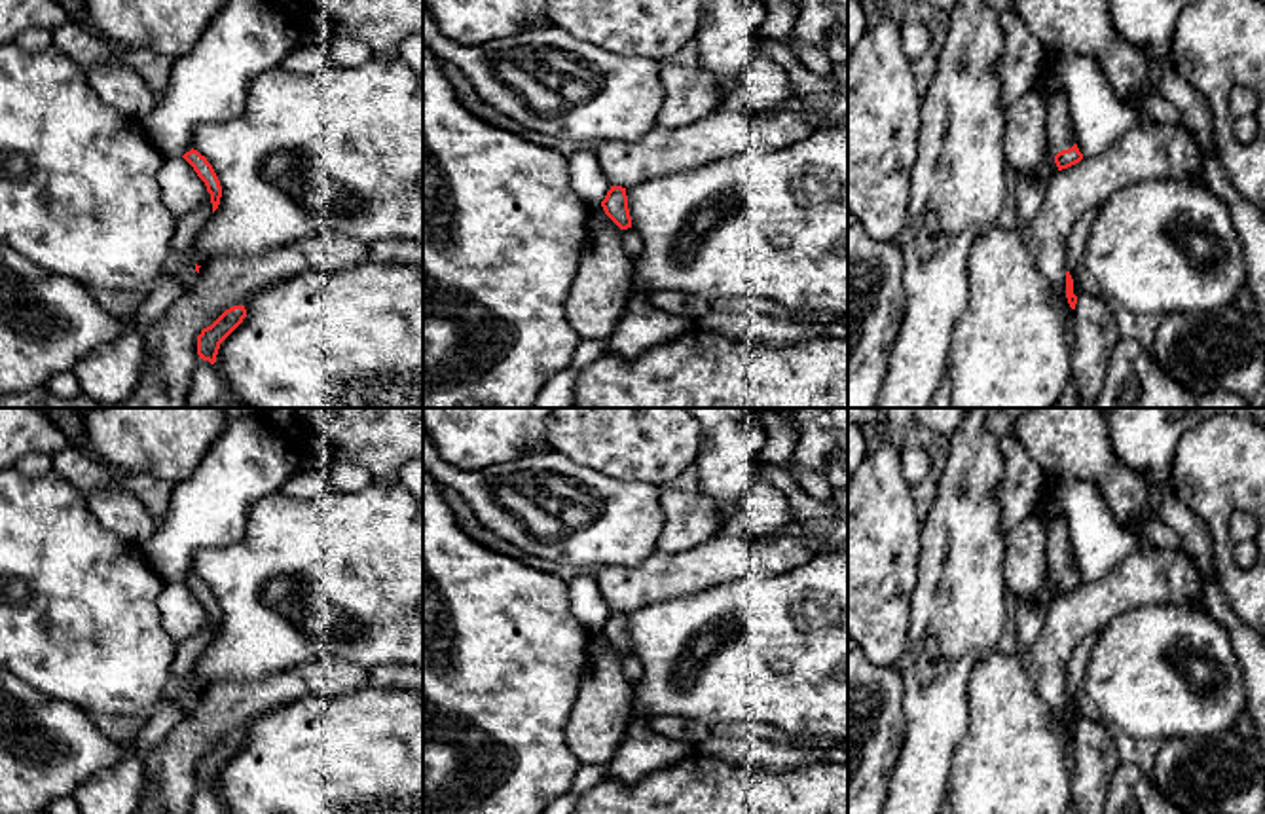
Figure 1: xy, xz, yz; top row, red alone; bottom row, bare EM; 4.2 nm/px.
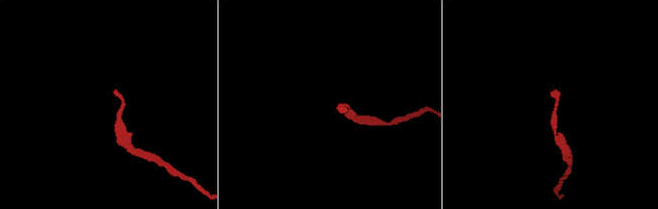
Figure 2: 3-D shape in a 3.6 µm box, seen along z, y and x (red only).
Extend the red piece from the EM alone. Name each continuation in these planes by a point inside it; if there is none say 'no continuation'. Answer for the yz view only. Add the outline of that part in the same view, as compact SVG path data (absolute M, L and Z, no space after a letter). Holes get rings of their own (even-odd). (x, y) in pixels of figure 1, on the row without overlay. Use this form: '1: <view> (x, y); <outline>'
1: yz (1059, 553); M1054 518L1049 524L1047 558L1049 558L1049 577L1053 581L1075 569L1070 548L1068 526L1066 520L1062 518Z

